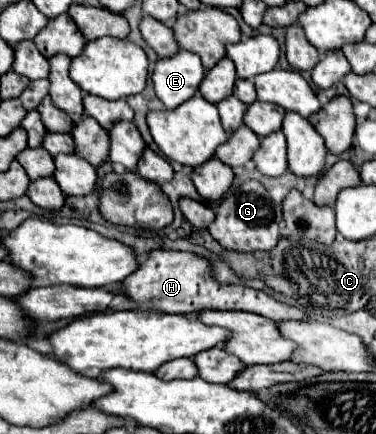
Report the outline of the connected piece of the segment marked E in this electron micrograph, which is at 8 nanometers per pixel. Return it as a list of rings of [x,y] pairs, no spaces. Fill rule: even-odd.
[[[181,48],[179,54],[157,60],[151,80],[157,98],[167,110],[173,110],[197,94],[203,74],[199,56]]]

